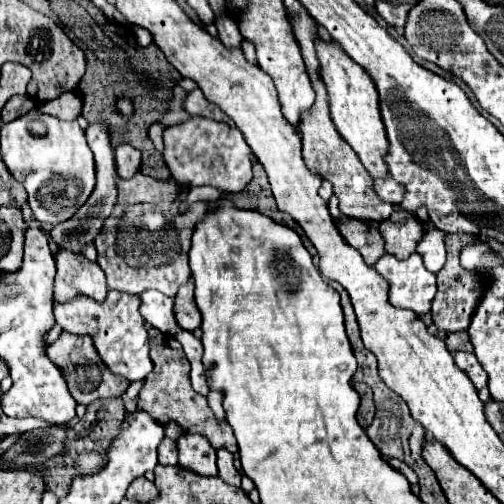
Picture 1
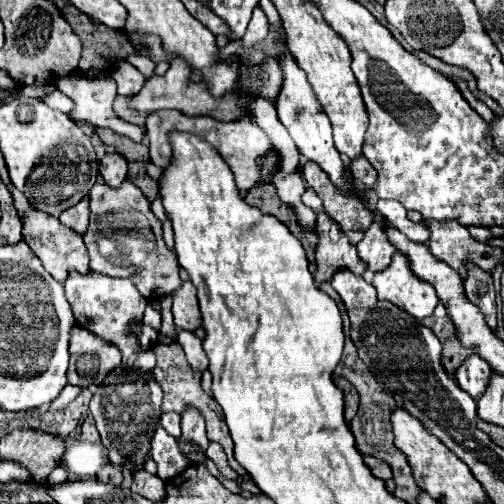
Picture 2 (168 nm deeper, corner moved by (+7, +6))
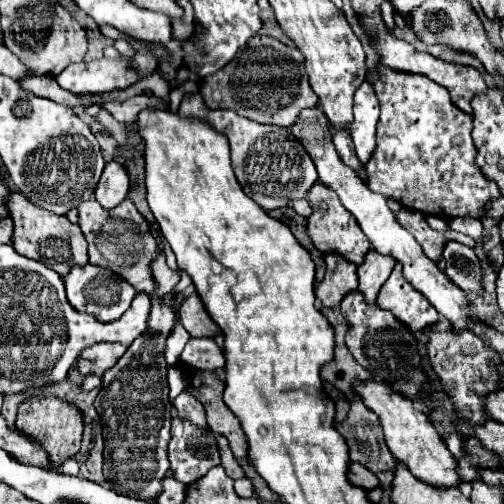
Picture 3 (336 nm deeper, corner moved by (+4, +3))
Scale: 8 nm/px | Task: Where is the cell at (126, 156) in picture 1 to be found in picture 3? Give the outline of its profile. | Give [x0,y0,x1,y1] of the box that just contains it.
[95,161,129,209]

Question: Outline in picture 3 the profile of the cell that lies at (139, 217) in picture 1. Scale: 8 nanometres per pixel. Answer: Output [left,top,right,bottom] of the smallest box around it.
[79,199,155,293]

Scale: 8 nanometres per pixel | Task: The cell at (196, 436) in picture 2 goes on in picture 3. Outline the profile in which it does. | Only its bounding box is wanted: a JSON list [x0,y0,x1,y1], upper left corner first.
[173,391,205,423]

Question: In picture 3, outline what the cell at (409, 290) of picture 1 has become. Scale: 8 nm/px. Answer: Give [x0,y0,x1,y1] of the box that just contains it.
[377,263,439,333]

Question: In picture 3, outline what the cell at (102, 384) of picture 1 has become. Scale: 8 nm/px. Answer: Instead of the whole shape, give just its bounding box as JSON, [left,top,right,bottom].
[77,343,127,375]

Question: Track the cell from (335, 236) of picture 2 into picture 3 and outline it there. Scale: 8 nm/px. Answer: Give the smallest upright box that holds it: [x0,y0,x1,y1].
[315,255,357,309]

